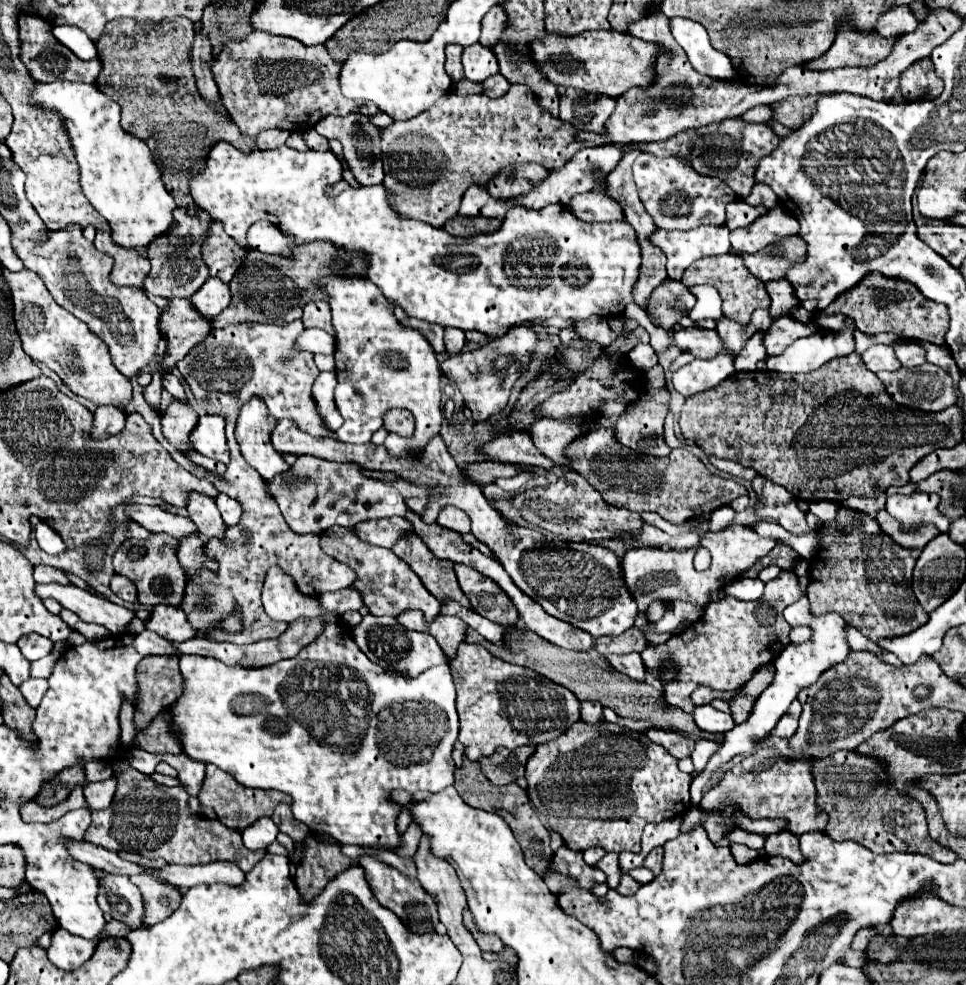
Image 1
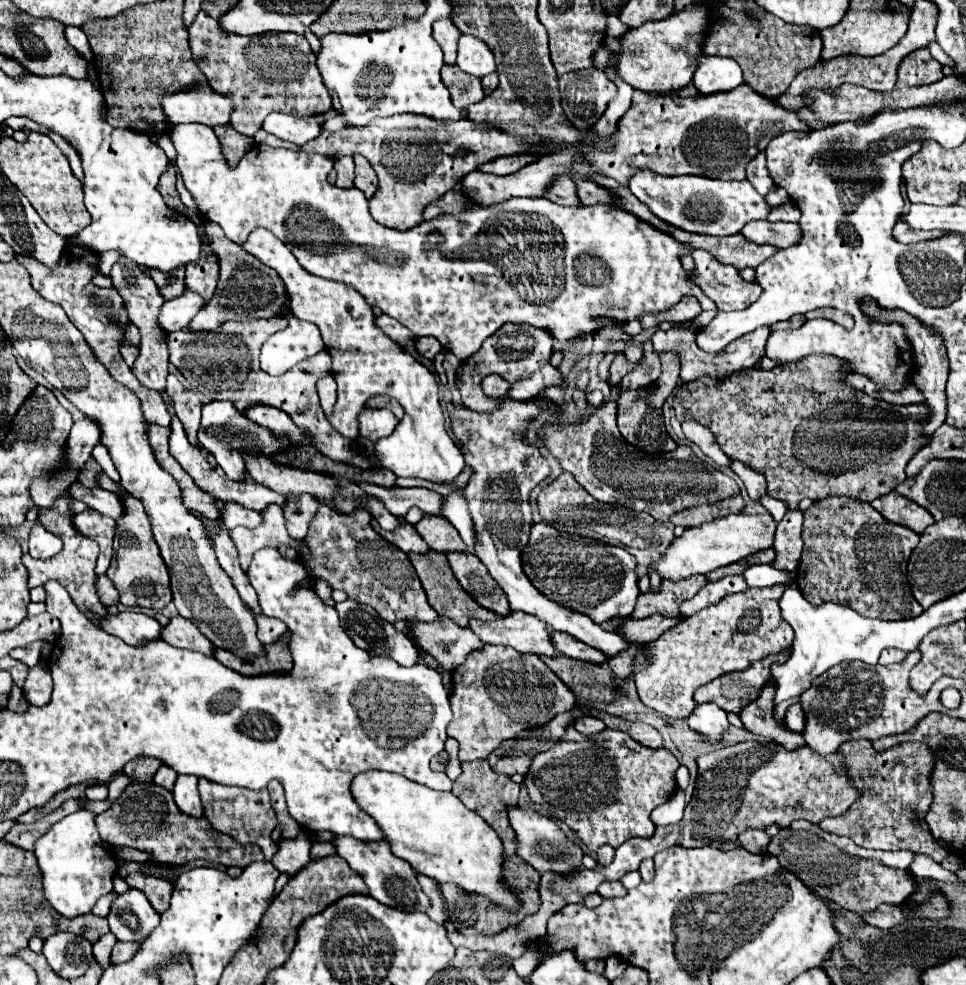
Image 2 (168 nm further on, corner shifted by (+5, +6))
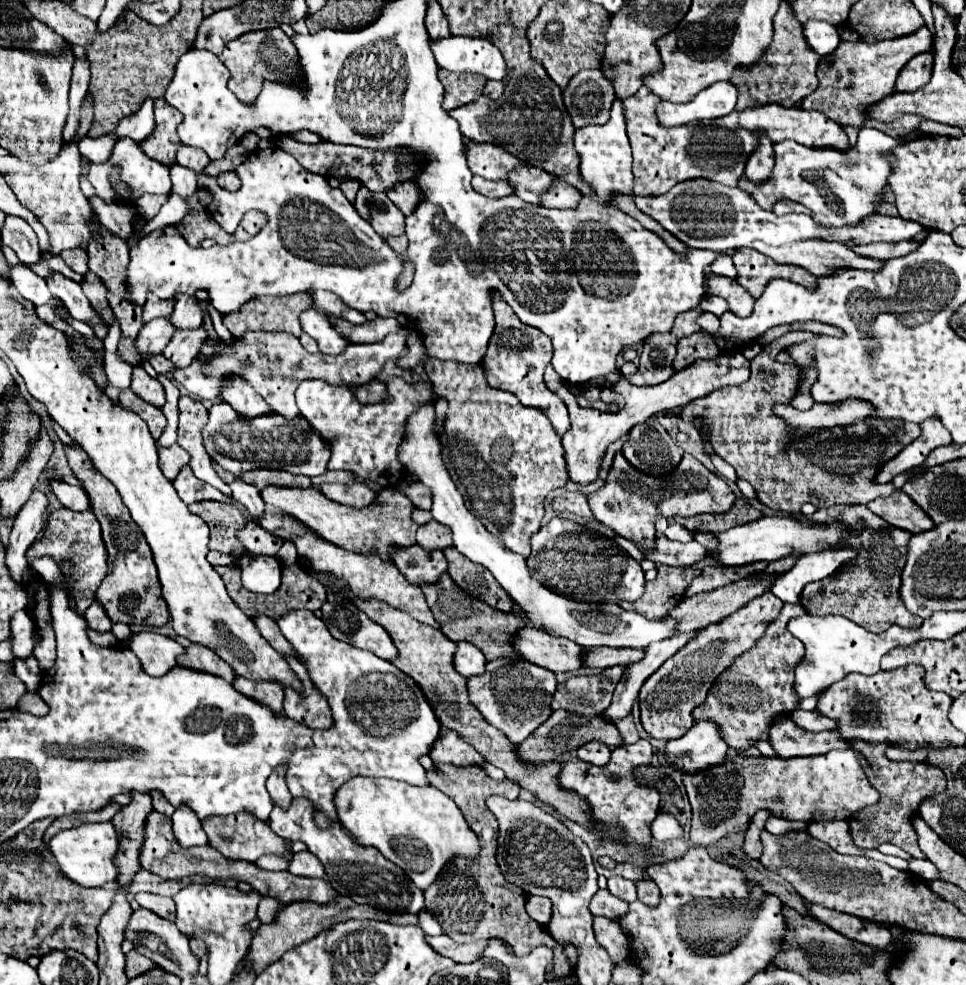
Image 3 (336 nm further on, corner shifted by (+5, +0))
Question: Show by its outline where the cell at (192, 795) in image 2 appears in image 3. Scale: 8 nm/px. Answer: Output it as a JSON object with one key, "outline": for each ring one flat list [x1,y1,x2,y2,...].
{"outline":[[187,807,183,809,175,809,173,813,173,831,177,837,177,843,181,847,199,847,199,845,207,845,207,835,201,827,201,821,197,819,197,815]]}

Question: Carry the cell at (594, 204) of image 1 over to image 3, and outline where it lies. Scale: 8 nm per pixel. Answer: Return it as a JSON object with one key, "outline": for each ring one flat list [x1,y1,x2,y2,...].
{"outline":[[521,165,521,169,513,169,513,173,507,179,509,185,517,189,517,197,529,203,539,203,539,193,545,191,553,181,553,177,547,171,531,165]]}

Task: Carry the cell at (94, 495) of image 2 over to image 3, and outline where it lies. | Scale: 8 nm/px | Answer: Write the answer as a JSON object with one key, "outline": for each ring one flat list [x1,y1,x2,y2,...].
{"outline":[[51,481,49,487,51,487,51,493,59,499,59,503,63,507,73,509,73,511,89,509,89,497,81,487,73,487,73,485,67,485,63,481]]}

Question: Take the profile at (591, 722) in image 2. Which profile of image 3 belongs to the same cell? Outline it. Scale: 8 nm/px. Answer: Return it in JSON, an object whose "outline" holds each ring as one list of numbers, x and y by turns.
{"outline":[[589,741,577,749,577,757,591,765,607,765,611,757,611,749,599,741]]}

